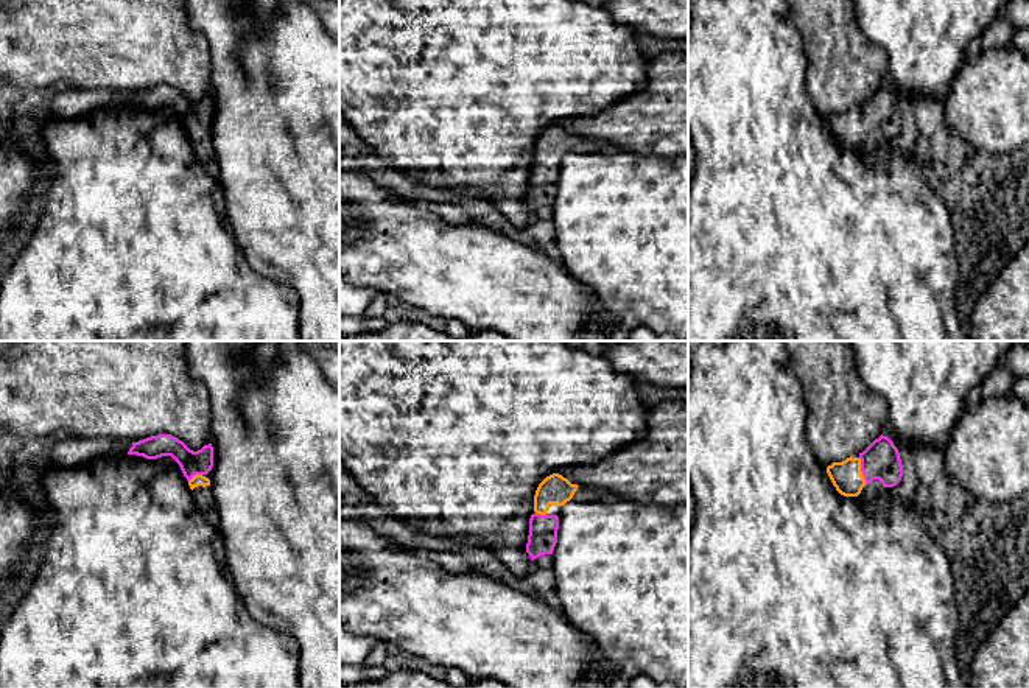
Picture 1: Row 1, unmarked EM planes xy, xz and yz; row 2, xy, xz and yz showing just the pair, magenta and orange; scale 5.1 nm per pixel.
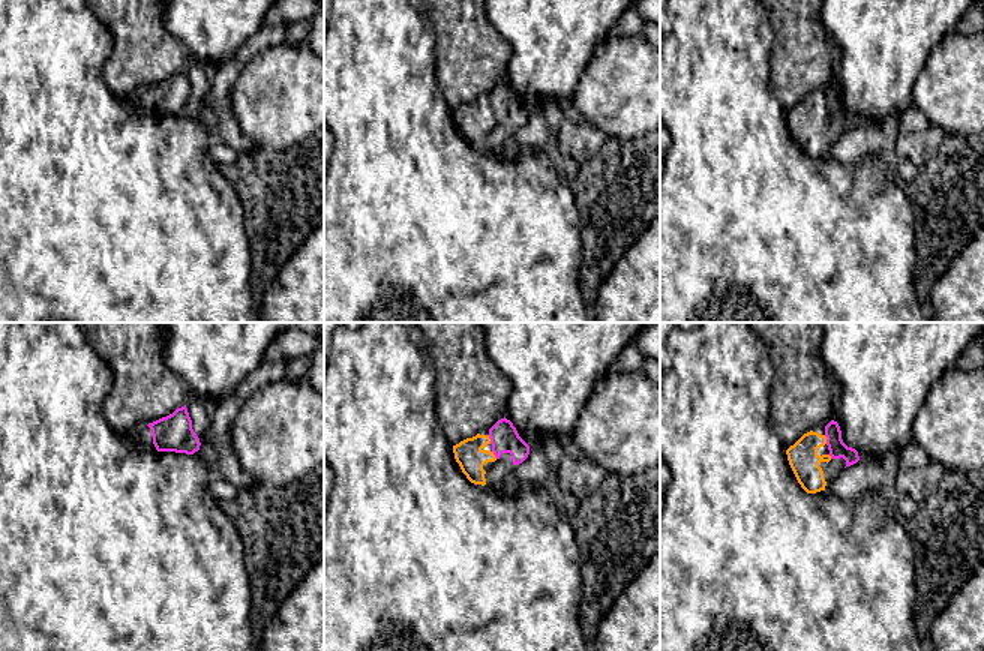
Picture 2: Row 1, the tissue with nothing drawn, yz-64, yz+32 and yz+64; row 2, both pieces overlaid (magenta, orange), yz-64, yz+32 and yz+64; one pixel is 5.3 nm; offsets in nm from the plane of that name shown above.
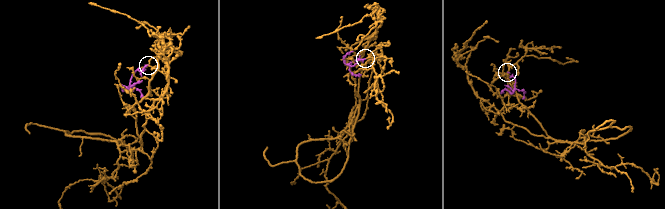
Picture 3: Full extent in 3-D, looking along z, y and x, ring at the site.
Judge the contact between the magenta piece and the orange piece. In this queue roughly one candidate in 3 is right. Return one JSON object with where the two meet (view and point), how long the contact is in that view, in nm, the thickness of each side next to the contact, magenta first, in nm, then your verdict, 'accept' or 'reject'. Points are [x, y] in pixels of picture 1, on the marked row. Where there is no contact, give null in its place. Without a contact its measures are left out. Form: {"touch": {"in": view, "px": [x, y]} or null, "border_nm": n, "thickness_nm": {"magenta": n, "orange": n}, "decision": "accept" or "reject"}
{"touch": {"in": "yz", "px": [861, 470]}, "border_nm": 140, "thickness_nm": {"magenta": 190, "orange": 160}, "decision": "accept"}

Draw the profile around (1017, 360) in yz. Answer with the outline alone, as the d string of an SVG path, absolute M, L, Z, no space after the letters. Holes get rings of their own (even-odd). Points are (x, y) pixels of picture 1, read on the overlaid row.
M1029 344L1012 346L998 366L1010 370L1015 377L1029 377Z

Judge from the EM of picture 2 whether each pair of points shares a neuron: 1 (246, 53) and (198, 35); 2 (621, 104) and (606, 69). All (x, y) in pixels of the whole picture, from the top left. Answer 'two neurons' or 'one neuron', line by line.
1: two neurons
2: one neuron

